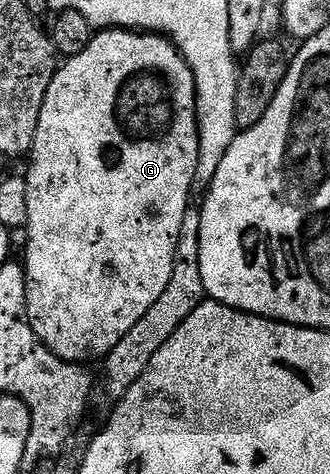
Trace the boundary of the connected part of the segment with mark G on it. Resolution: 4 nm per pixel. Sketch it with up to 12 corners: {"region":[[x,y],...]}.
{"region":[[103,29],[25,170],[27,316],[102,360],[173,277],[193,69]]}

